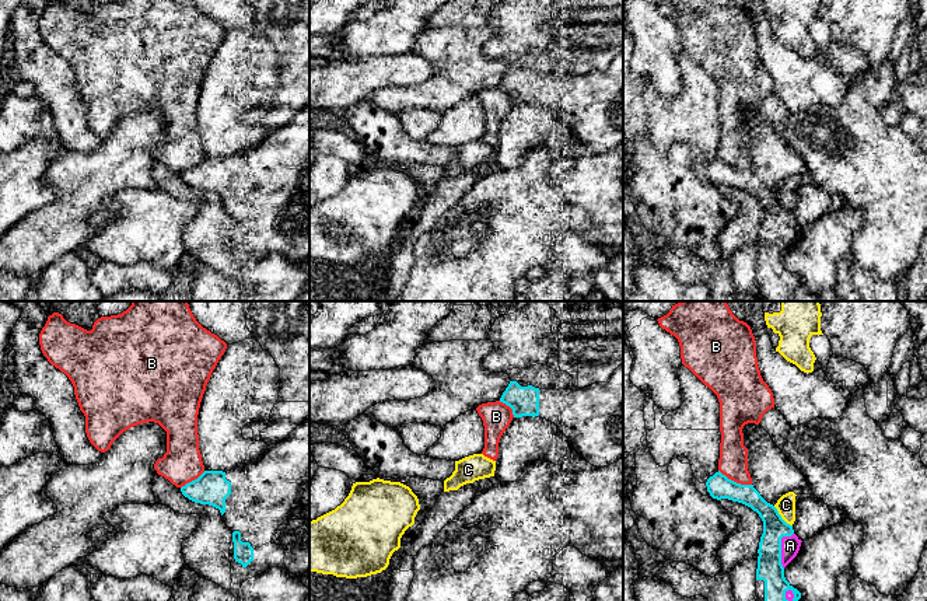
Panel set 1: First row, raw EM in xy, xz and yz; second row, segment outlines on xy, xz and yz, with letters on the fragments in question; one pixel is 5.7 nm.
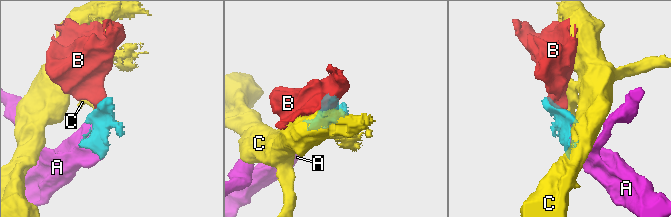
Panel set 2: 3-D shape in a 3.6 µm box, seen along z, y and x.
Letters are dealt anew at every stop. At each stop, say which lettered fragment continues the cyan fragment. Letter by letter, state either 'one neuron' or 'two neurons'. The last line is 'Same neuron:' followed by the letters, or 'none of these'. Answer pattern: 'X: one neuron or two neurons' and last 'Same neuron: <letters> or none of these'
A: one neuron
B: two neurons
C: two neurons
Same neuron: A

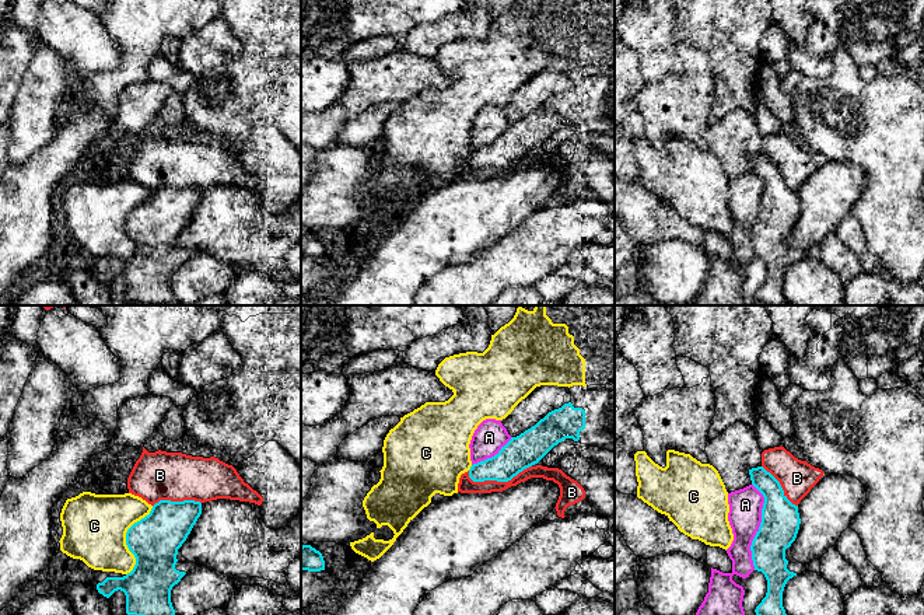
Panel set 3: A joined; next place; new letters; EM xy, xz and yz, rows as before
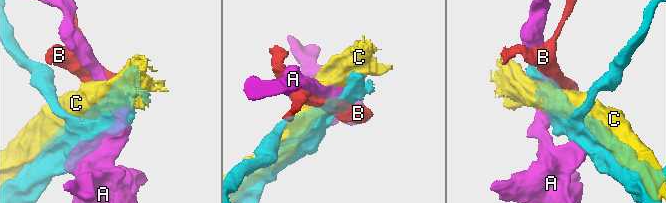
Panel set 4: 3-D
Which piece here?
A: two neurons
B: two neurons
C: two neurons
Same neuron: none of these

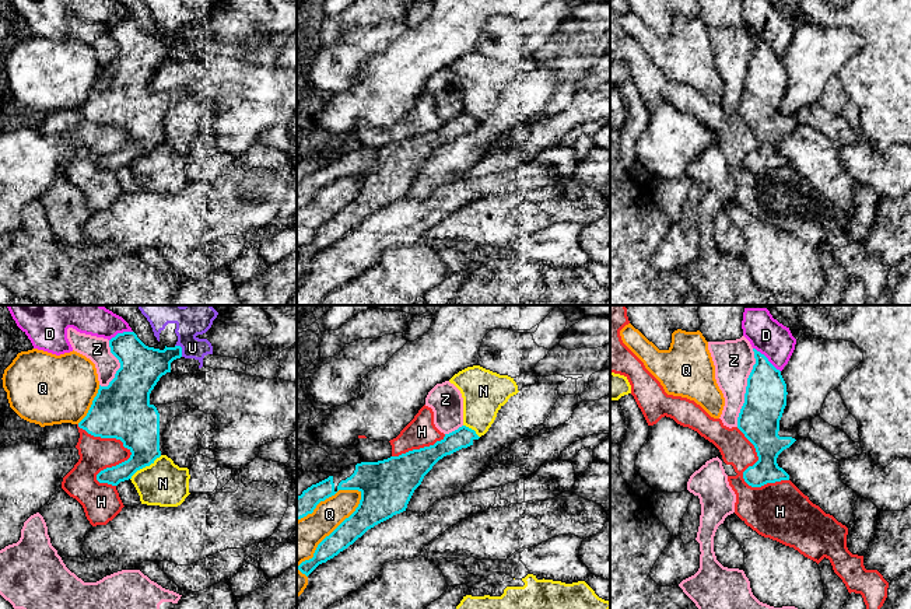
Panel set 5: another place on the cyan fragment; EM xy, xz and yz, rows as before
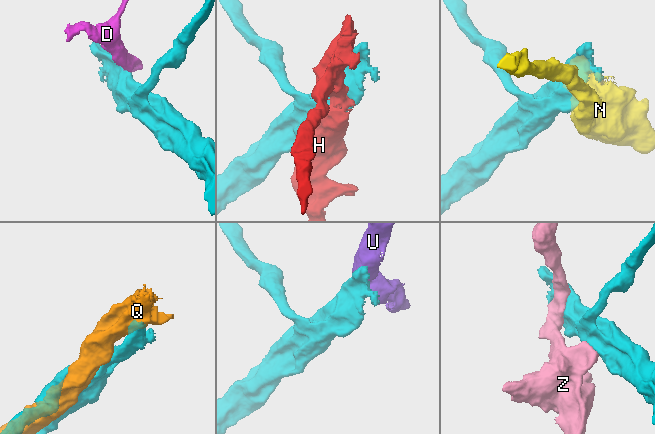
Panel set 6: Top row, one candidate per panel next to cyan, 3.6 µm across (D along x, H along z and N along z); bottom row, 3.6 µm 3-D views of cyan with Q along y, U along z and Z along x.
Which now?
D: two neurons
H: two neurons
N: two neurons
Q: two neurons
U: two neurons
Z: two neurons
Same neuron: none of these

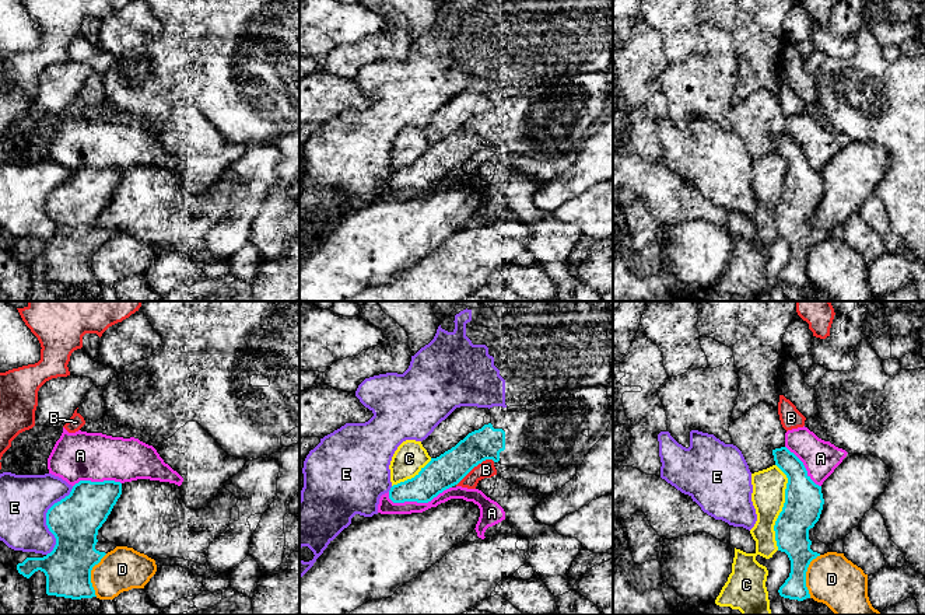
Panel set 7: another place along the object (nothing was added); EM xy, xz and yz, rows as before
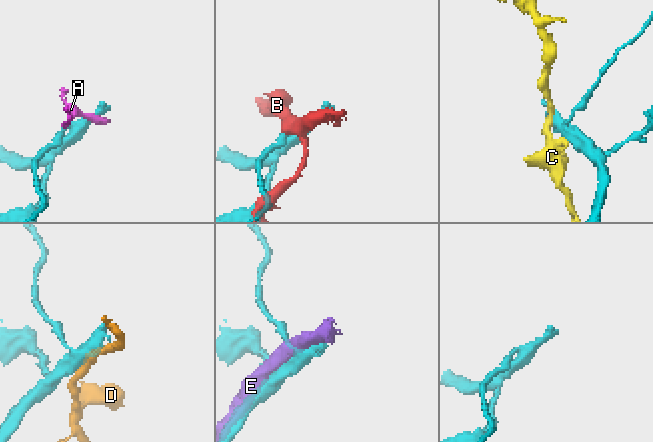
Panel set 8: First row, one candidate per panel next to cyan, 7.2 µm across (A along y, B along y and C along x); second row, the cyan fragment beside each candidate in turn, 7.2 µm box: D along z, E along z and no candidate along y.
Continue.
A: two neurons
B: two neurons
C: two neurons
D: two neurons
E: two neurons
Same neuron: none of these

